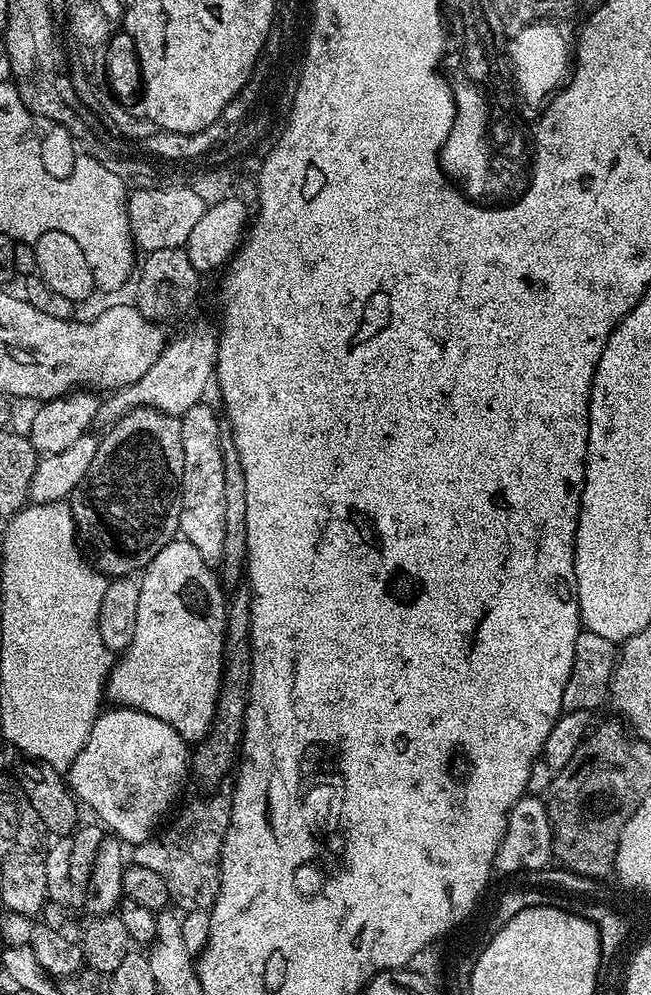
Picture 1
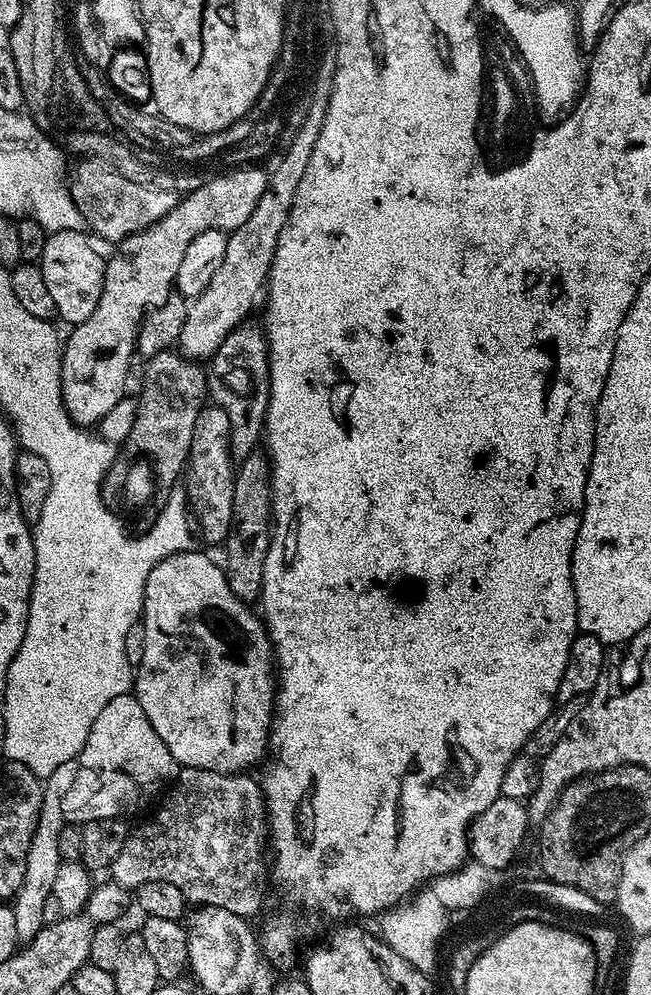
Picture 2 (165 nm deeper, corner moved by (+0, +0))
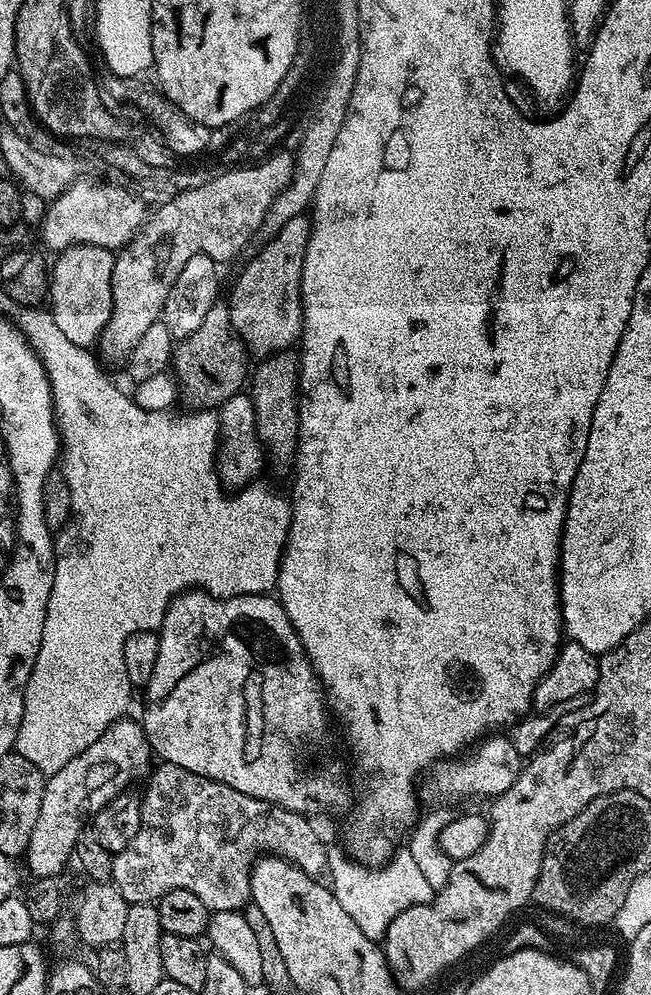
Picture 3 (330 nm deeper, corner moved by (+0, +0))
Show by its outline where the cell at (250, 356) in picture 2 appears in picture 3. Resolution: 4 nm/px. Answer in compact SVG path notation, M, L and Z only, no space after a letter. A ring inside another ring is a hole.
M307 215L287 220L274 235L263 241L265 244L261 246L260 253L241 270L232 293L226 297L232 329L253 357L263 358L291 349L302 335L302 262L311 229L312 222Z

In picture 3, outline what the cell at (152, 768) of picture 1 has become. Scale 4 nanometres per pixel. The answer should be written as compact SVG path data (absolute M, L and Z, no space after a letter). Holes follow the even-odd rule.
M139 719L115 720L98 738L98 742L86 746L62 770L58 770L44 783L42 810L38 810L38 822L30 834L26 861L37 878L56 878L73 859L78 834L86 827L102 806L106 806L118 794L129 791L132 783L149 775L154 764L154 753L148 744L143 723Z

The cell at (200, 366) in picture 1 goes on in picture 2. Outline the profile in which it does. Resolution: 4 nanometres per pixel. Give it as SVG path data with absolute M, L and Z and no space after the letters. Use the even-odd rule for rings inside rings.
M316 130L295 131L292 136L293 140L289 142L288 149L280 156L280 161L268 172L268 185L266 190L262 190L262 198L258 198L258 206L254 206L250 218L242 222L228 236L226 242L226 254L222 254L222 262L218 270L214 270L214 278L210 278L210 284L206 290L202 290L200 296L195 297L187 305L188 313L186 314L185 324L182 326L179 336L178 348L183 355L189 360L197 362L207 361L222 346L226 334L230 334L235 328L239 328L245 323L248 311L256 304L256 299L261 299L262 293L266 288L268 271L272 265L274 250L278 244L278 238L285 235L288 224L288 211L292 208L292 203L296 200L296 191L301 191L302 181L307 177L306 162L310 162L310 156L314 150L314 142L320 137Z

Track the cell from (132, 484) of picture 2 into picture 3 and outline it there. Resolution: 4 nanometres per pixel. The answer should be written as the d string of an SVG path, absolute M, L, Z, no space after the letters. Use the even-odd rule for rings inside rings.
M217 302L210 306L202 326L173 347L170 368L189 409L216 410L245 387L250 376L247 359L244 342L232 329L227 303Z

